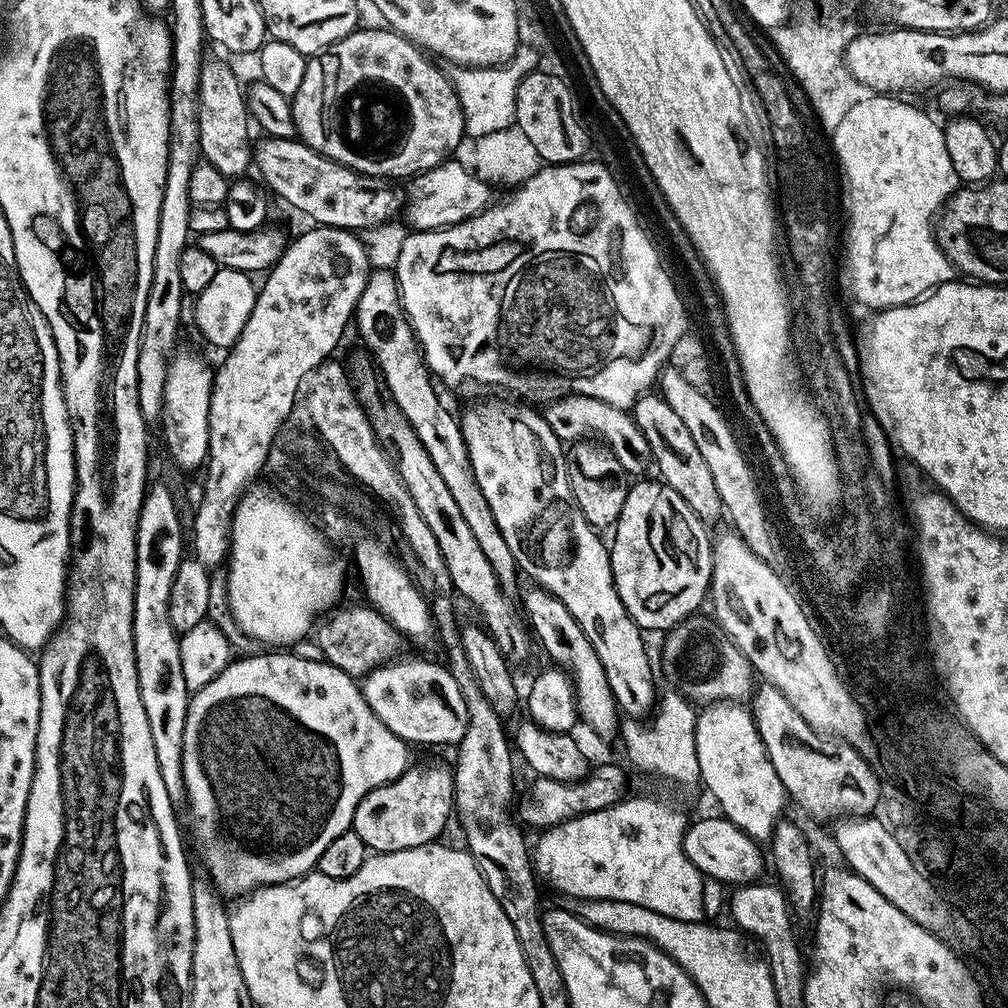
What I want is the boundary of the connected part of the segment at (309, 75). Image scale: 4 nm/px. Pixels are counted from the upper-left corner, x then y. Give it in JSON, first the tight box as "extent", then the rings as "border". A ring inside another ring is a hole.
{"extent":[291,27,465,178],"border":[[[387,27],[368,28],[351,32],[346,38],[342,38],[336,44],[331,44],[327,52],[321,52],[319,56],[307,61],[305,70],[305,80],[301,88],[297,90],[294,99],[291,101],[293,120],[296,123],[296,131],[299,139],[304,141],[316,152],[320,152],[325,158],[340,163],[344,167],[352,168],[353,171],[362,176],[386,178],[384,176],[405,176],[411,178],[419,173],[437,168],[445,160],[453,155],[452,152],[460,144],[460,139],[465,139],[464,131],[464,111],[460,105],[460,99],[456,93],[456,88],[452,85],[451,79],[439,68],[439,63],[431,64],[429,57],[421,49],[417,48],[411,40],[407,40],[399,32],[389,30]],[[371,96],[388,96],[388,100],[368,100]],[[380,111],[388,112],[388,120]]]}

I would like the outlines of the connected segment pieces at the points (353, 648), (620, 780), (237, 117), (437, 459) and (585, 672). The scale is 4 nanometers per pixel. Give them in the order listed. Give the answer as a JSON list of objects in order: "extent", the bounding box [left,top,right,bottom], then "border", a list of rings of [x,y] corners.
[{"extent":[314,606,402,680],"border":[[[340,606],[321,619],[314,630],[314,641],[322,648],[324,659],[355,680],[362,680],[375,668],[397,659],[402,637],[395,626],[375,608]]]},{"extent":[518,762,626,830],"border":[[[616,762],[608,764],[595,765],[589,771],[588,775],[582,780],[575,781],[571,784],[563,784],[557,780],[545,780],[543,778],[533,779],[533,784],[524,792],[524,797],[519,797],[518,808],[520,804],[520,816],[518,812],[518,820],[521,825],[529,824],[537,830],[545,830],[554,827],[556,824],[562,824],[566,820],[573,820],[575,816],[584,816],[587,812],[597,812],[603,808],[609,808],[612,804],[625,799],[626,791],[624,792],[624,776],[620,773],[620,768]]]},{"extent":[198,59,252,180],"border":[[[207,59],[201,68],[198,111],[199,144],[205,163],[232,180],[243,177],[252,164],[252,148],[248,146],[250,115],[244,86],[231,68],[220,60]]]},{"extent":[354,269,518,598],"border":[[[379,269],[369,275],[366,290],[362,292],[362,298],[356,307],[354,328],[360,331],[365,346],[372,351],[371,359],[383,376],[384,384],[390,390],[398,410],[402,410],[414,434],[418,434],[418,442],[422,442],[426,454],[430,454],[430,462],[434,462],[438,474],[442,474],[442,482],[446,482],[454,502],[458,502],[462,519],[466,526],[470,526],[474,538],[478,538],[478,546],[482,546],[482,554],[486,554],[486,562],[490,562],[500,583],[500,590],[509,598],[515,597],[518,592],[516,559],[514,554],[510,554],[510,546],[506,546],[506,538],[502,538],[498,530],[498,522],[494,522],[494,514],[490,514],[490,506],[482,495],[482,486],[478,486],[476,475],[471,469],[470,454],[467,453],[466,442],[463,440],[460,420],[448,413],[447,406],[436,393],[437,385],[432,373],[428,371],[424,353],[420,351],[420,343],[416,340],[408,316],[404,313],[400,288],[391,271]]]},{"extent":[520,584,620,741],"border":[[[530,584],[527,586],[528,588],[525,591],[524,589],[521,591],[520,599],[522,598],[522,602],[520,601],[520,604],[535,639],[537,636],[545,652],[554,659],[551,661],[555,665],[564,668],[572,676],[576,692],[577,713],[581,721],[591,727],[604,740],[613,741],[615,734],[616,737],[618,734],[620,726],[618,718],[620,719],[620,716],[616,707],[616,700],[613,698],[609,683],[606,682],[605,670],[602,668],[597,654],[594,653],[593,646],[591,646],[589,639],[586,638],[586,634],[582,633],[582,628],[578,626],[576,619],[570,614],[570,610],[567,610],[566,606],[562,605],[562,602],[559,602],[553,595],[550,595],[549,592],[537,585]]]}]

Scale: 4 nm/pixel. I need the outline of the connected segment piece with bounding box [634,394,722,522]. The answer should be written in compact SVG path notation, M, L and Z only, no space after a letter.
M645 394L634 405L634 417L649 443L651 463L655 470L657 468L660 471L659 479L684 499L686 506L694 510L700 521L709 522L708 520L716 520L722 516L722 505L714 486L714 478L706 467L698 446L694 446L694 438L690 435L690 430L686 430L686 422L682 422L682 418L674 414L674 406L670 406L659 394Z

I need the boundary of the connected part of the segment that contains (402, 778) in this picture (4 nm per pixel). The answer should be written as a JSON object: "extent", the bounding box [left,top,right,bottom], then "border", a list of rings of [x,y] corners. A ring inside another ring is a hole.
{"extent":[351,767,456,853],"border":[[[409,767],[391,784],[375,788],[356,808],[351,831],[362,838],[365,849],[373,853],[397,852],[431,844],[454,816],[456,785],[451,771],[444,768]]]}

